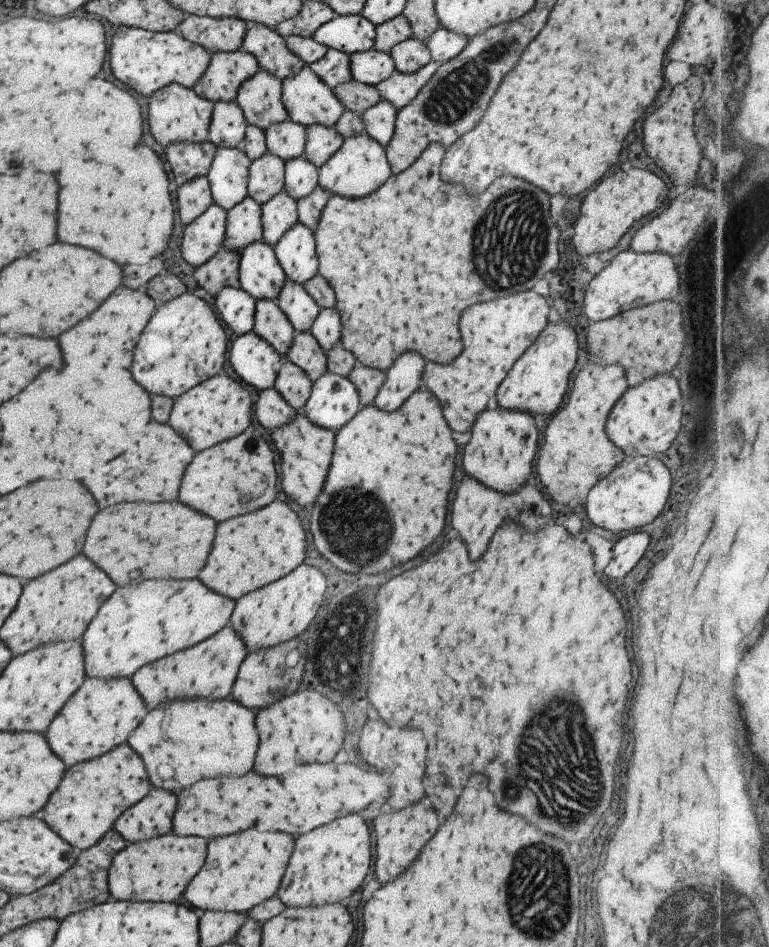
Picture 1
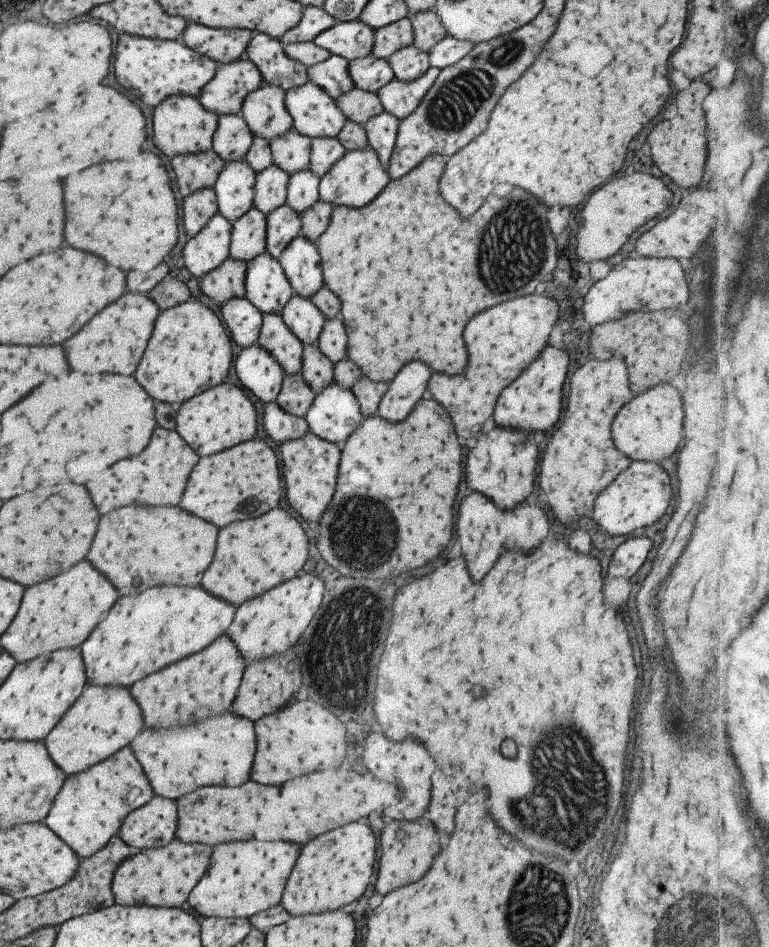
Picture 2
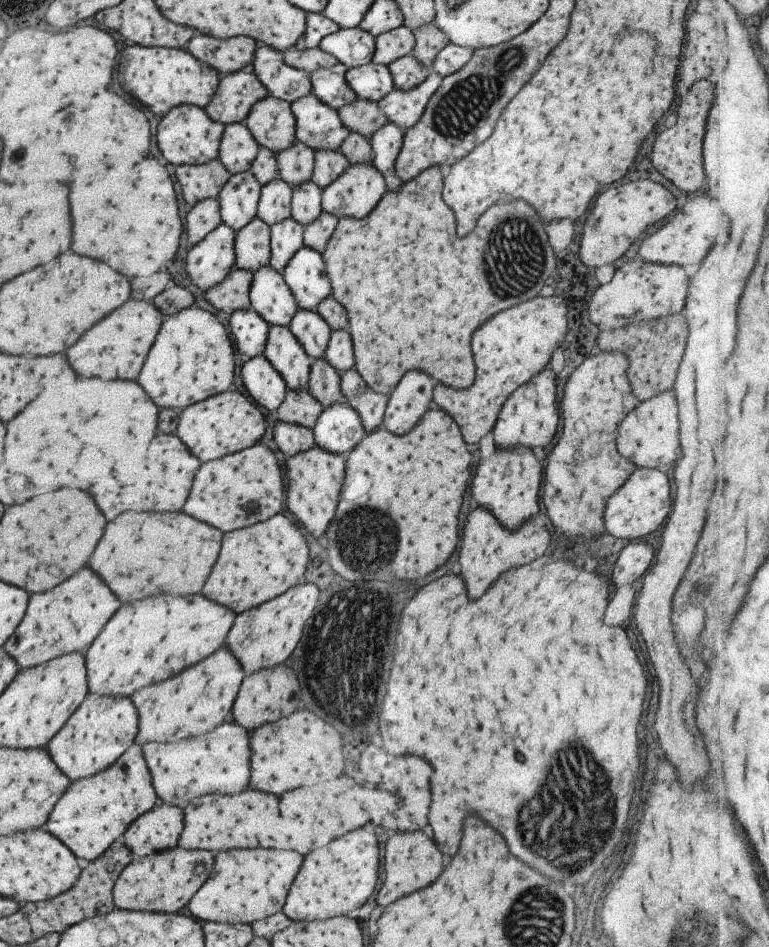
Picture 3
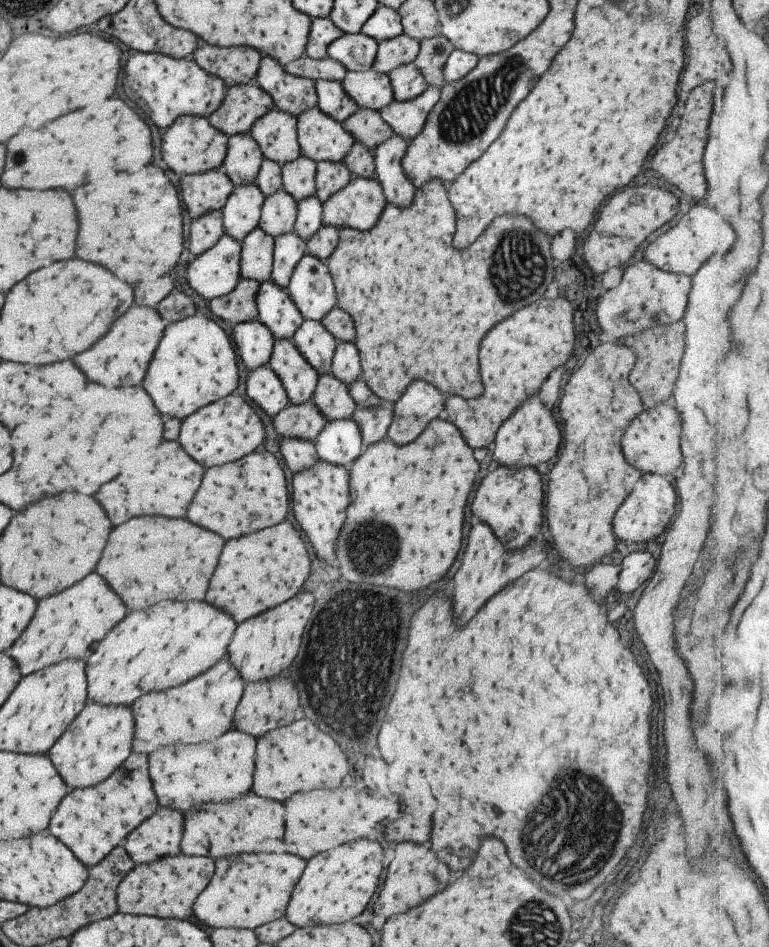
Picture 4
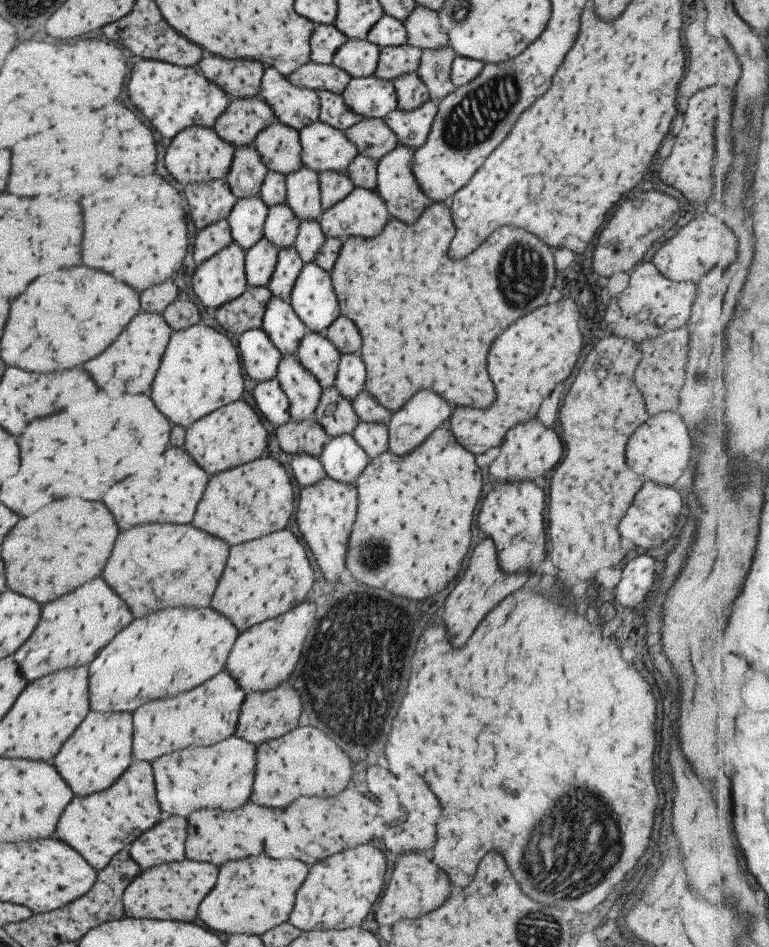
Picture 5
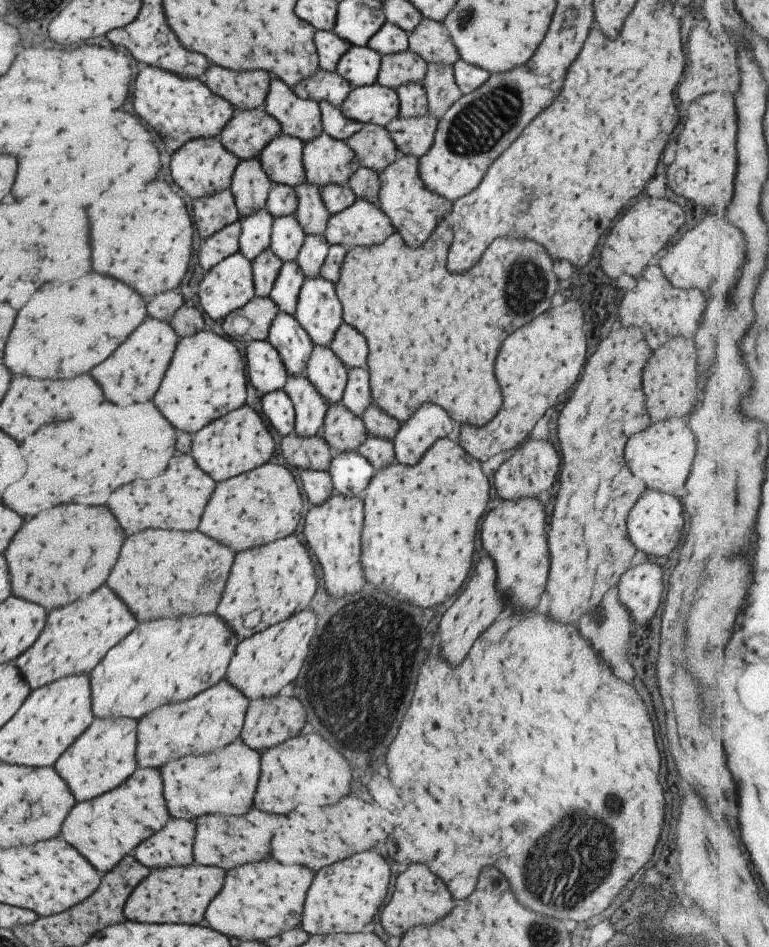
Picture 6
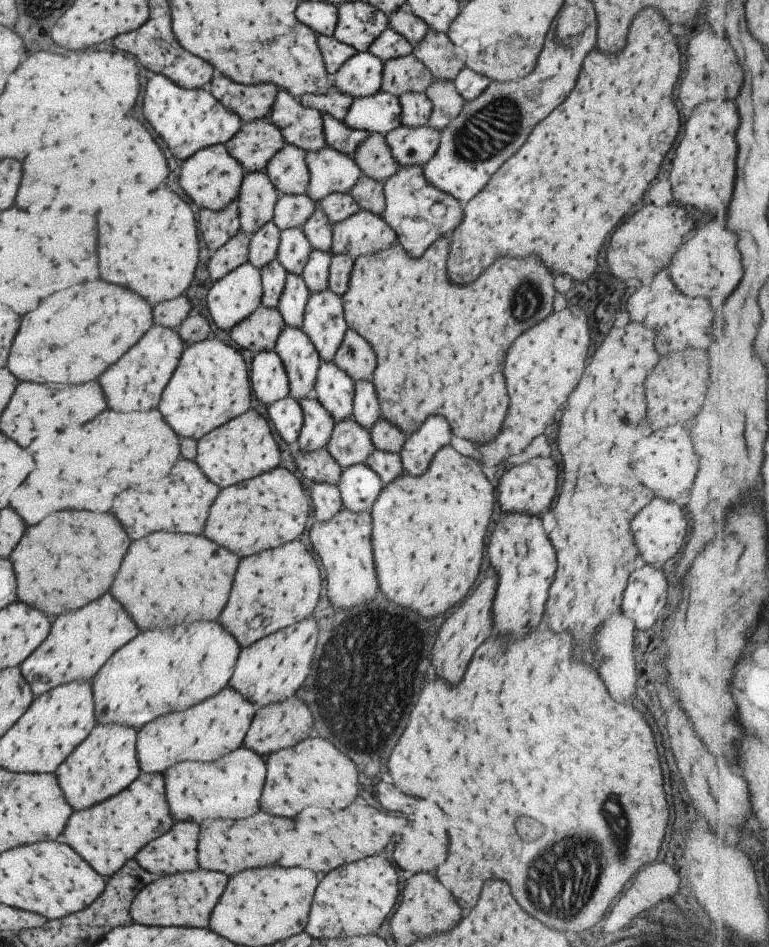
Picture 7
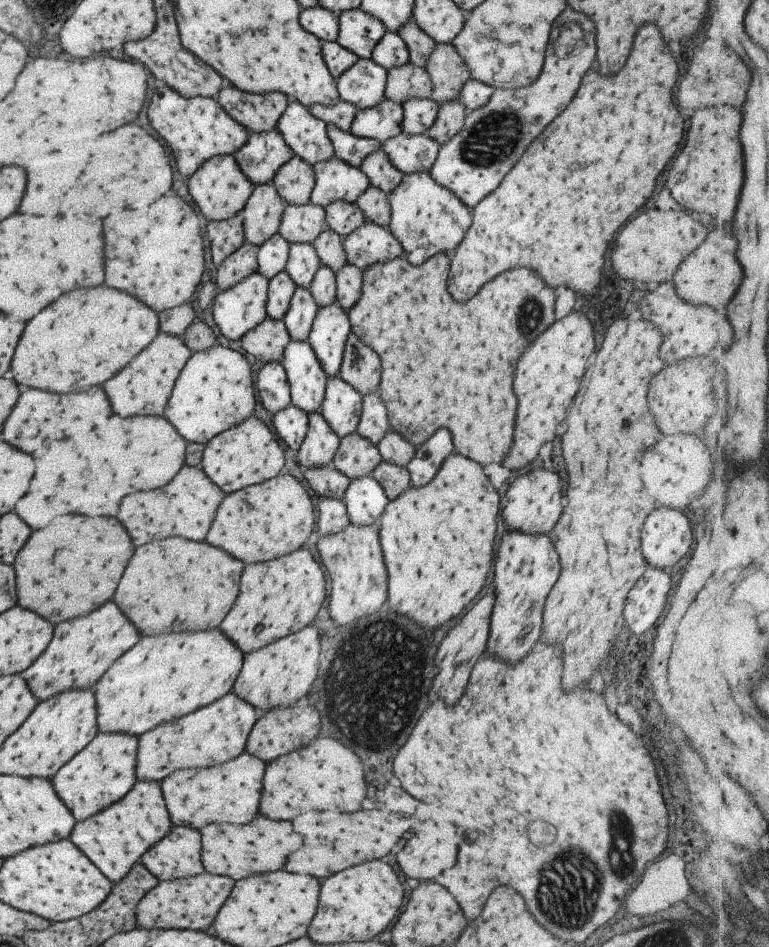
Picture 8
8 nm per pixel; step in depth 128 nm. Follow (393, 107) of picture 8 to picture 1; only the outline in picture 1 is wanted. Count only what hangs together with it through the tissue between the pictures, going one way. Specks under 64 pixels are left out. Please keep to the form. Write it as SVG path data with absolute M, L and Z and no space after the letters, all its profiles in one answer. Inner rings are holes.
M373 48L365 52L348 54L348 57L352 79L361 84L375 87L378 82L391 76L391 72L394 71L391 57Z

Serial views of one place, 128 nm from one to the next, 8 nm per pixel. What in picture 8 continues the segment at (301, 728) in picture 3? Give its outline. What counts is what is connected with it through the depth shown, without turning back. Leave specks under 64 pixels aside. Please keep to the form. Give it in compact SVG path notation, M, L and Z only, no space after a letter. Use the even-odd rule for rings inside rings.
M315 738L291 754L279 756L265 766L259 812L271 820L291 820L307 810L353 812L365 798L365 782L359 758L333 738Z

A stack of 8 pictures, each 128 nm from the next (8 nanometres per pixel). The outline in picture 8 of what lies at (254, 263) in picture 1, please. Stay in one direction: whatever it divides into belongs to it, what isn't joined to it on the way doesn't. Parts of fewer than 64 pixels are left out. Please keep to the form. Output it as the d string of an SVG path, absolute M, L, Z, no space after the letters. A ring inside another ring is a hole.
M291 340L283 348L279 362L286 374L291 405L305 414L319 414L327 376L307 341Z

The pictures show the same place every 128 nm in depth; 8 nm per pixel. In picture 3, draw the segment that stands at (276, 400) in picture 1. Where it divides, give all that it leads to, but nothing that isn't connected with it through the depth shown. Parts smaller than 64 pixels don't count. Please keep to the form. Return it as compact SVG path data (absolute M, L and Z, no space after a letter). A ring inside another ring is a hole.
M276 420L272 435L277 448L286 458L299 452L307 452L315 446L311 430L296 424L285 424Z

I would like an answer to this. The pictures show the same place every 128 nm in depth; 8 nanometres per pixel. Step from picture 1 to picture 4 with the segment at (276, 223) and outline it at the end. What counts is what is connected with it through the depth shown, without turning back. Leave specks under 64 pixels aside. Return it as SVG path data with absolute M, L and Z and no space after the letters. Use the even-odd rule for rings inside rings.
M293 232L275 236L269 282L279 286L281 290L287 290L295 264L307 254L305 243Z

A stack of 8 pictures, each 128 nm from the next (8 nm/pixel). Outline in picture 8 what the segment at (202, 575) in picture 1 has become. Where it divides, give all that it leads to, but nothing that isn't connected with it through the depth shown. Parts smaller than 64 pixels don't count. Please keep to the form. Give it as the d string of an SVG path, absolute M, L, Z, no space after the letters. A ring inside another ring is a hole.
M301 547L269 562L245 564L237 598L219 628L243 654L247 654L305 628L309 622L313 624L324 599L323 572L309 551Z

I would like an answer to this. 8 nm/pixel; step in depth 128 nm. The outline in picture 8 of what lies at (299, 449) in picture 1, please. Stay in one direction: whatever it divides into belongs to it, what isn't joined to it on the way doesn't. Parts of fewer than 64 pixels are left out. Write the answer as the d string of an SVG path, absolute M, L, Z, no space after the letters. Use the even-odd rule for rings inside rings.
M349 523L343 532L318 538L315 548L325 574L329 576L327 610L335 624L347 624L359 616L371 614L385 602L385 564L376 525L355 526Z

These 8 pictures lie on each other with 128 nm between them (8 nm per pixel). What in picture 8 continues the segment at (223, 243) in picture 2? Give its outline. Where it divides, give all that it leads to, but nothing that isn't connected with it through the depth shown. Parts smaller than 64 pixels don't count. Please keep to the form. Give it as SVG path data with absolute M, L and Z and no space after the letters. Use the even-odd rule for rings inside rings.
M257 271L237 282L235 286L227 290L216 291L212 297L212 318L219 328L219 332L229 340L241 340L241 336L249 330L253 330L259 322L267 318L265 312L265 299L268 289L268 280L265 280Z

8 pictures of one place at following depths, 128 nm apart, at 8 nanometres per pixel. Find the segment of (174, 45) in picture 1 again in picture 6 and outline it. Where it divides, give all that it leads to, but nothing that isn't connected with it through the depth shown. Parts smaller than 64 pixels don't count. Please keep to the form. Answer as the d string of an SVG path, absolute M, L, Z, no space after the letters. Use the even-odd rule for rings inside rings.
M140 65L138 71L133 82L131 106L135 114L159 134L168 151L175 152L189 140L217 137L235 113L226 100L209 92L202 79L179 78L171 72L147 65Z

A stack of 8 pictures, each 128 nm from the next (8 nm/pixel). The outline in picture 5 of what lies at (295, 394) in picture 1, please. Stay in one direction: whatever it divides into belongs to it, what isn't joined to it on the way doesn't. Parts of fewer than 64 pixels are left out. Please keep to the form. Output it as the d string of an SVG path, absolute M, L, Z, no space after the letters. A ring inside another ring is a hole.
M307 418L303 422L293 422L293 420L289 419L285 424L278 426L275 432L279 448L291 457L299 456L299 453L305 453L305 456L319 458L319 454L321 454L321 450L327 444L328 439L323 428L313 418Z

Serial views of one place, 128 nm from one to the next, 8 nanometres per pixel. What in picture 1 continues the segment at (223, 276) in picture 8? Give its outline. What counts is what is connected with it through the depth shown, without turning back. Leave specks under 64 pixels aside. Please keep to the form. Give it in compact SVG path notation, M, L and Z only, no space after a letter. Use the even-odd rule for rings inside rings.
M205 177L193 178L185 182L183 186L177 188L175 194L177 212L183 226L197 220L197 216L201 216L213 204L209 184Z

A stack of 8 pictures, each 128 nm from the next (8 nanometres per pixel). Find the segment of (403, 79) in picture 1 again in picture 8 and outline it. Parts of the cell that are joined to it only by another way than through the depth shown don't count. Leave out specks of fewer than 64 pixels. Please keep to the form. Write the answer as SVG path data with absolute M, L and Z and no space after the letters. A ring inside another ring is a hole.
M397 134L382 142L382 151L402 174L428 173L439 152L439 145L427 135Z

